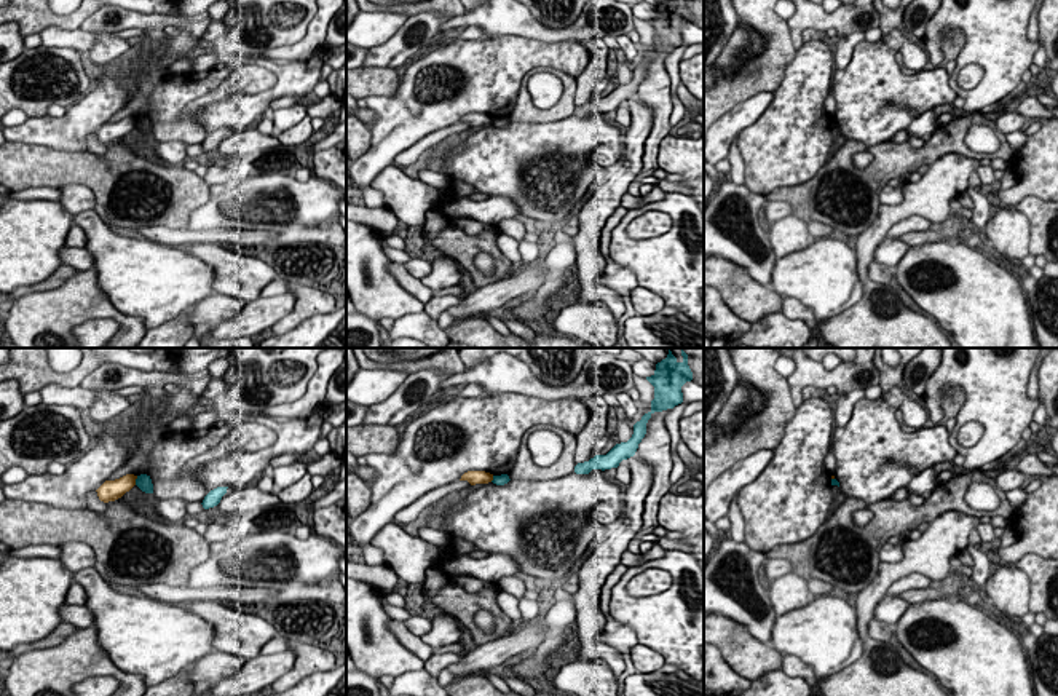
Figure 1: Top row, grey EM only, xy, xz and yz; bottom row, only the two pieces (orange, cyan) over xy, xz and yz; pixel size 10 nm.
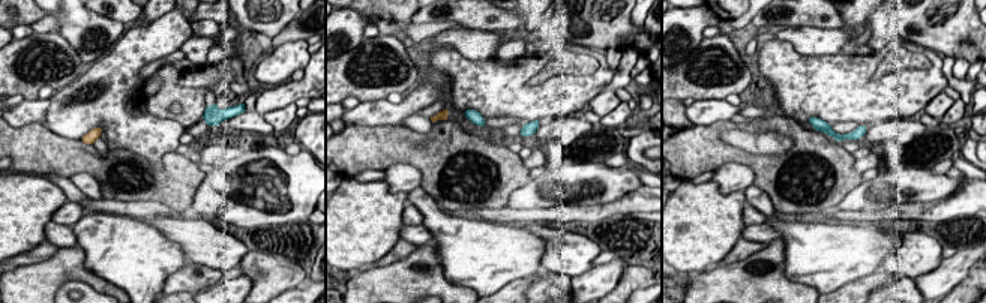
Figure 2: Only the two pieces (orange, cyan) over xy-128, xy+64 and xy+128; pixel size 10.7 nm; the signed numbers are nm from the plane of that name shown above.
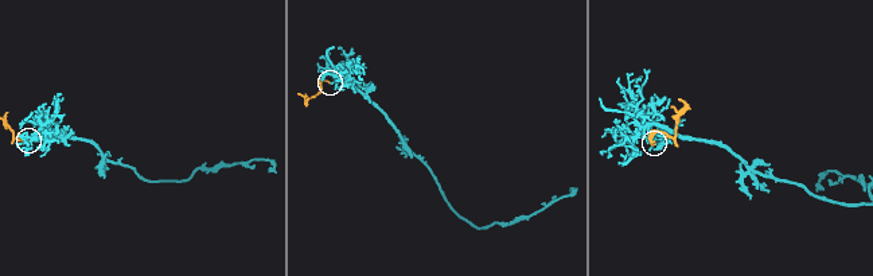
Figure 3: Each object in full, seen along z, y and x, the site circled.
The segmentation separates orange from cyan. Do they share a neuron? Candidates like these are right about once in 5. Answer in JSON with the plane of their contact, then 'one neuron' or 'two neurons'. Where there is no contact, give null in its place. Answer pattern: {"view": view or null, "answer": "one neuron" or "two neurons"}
{"view": "xy", "answer": "two neurons"}

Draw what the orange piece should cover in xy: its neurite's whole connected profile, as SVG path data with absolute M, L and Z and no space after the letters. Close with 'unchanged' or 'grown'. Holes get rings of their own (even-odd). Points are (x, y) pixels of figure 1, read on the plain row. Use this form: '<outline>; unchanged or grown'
M126 117L115 123L105 123L96 134L101 144L109 145L121 140L136 128L137 118Z; unchanged

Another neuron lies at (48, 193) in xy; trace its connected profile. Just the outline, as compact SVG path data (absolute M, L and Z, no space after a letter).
M35 187L35 188L27 188L18 193L11 193L11 198L26 200L26 201L30 201L30 200L59 201L61 192L51 187Z

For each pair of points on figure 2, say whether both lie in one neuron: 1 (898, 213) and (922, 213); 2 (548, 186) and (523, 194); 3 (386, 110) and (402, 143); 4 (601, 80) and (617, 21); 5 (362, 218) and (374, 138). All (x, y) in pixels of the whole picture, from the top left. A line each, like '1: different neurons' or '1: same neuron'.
1: same neuron
2: same neuron
3: different neurons
4: different neurons
5: different neurons

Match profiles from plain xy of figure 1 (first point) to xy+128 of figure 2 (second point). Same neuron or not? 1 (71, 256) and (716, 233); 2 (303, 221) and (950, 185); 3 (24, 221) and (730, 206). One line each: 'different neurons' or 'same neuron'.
1: different neurons
2: same neuron
3: same neuron

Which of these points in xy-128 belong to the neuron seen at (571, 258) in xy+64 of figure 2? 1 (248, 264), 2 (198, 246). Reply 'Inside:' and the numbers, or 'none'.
Inside: 2

